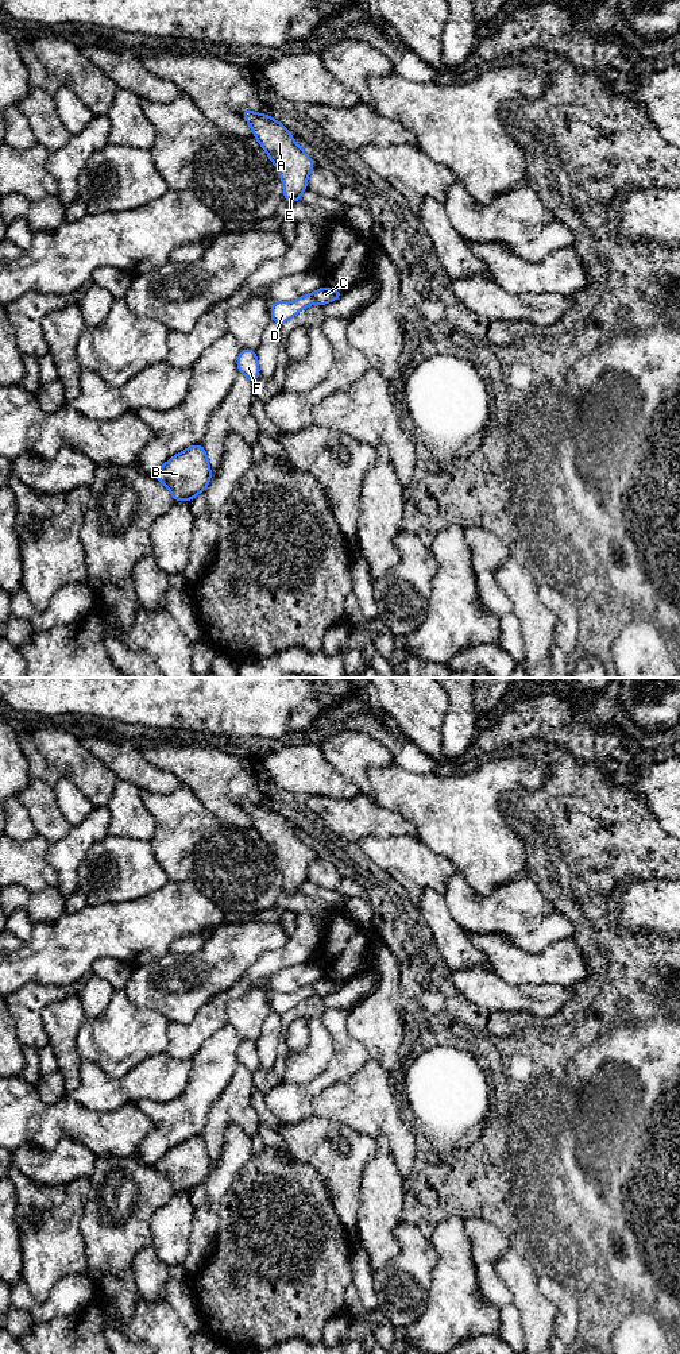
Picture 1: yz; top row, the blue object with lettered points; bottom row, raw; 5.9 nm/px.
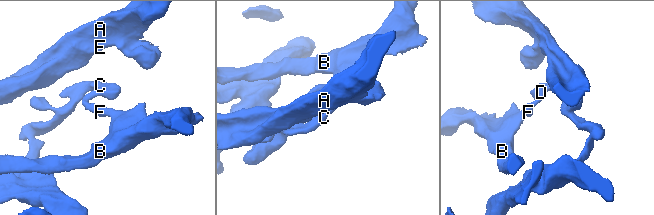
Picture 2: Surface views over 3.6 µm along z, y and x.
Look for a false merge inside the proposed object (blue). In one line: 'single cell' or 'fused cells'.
fused cells

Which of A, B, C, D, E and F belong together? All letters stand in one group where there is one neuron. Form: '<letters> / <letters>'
A C E / B D F

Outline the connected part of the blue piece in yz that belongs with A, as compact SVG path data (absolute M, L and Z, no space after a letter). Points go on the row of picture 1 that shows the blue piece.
M250 109L242 116L251 126L254 138L264 148L270 161L279 169L283 198L298 202L308 189L308 177L316 162L295 143L293 135L278 120Z

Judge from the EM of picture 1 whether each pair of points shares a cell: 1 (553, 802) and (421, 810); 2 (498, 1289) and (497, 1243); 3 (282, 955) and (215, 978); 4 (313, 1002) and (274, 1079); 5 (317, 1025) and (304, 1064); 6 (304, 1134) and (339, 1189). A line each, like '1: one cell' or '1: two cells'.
1: two cells
2: one cell
3: two cells
4: one cell
5: one cell
6: one cell

